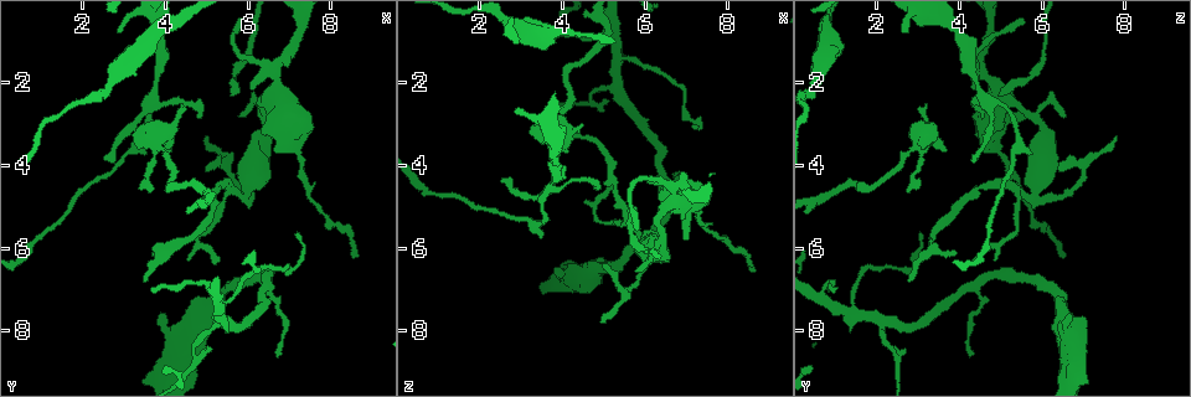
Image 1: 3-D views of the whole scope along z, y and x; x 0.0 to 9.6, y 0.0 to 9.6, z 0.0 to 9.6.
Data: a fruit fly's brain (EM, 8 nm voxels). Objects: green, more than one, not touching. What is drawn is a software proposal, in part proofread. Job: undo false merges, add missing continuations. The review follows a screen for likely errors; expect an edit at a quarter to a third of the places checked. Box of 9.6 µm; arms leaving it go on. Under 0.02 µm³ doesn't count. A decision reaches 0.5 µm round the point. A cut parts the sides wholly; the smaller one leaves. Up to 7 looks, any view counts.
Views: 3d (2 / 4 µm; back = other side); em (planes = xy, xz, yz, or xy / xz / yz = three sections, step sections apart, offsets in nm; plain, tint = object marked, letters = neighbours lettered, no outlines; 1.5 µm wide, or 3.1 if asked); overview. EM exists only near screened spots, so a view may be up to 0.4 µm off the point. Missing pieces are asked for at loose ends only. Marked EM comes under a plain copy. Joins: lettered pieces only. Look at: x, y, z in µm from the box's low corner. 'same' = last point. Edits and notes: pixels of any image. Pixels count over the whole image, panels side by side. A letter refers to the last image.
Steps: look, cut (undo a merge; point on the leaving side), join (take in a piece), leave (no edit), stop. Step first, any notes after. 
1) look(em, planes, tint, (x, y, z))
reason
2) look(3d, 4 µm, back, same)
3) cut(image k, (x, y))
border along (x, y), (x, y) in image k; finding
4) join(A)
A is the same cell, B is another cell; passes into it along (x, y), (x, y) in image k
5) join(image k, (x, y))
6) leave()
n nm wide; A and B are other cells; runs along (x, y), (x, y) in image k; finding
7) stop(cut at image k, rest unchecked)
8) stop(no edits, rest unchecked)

look(3d, 2 µm, (3.70, 6.95, 1.05))
thin end

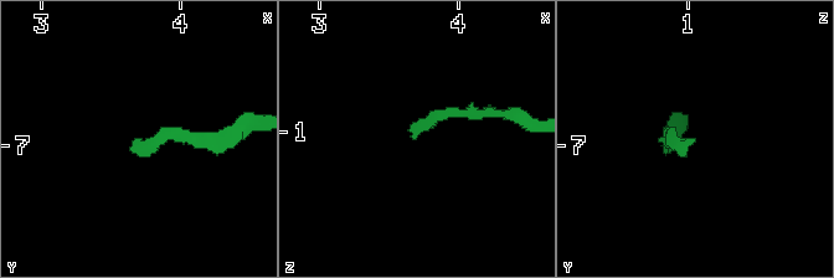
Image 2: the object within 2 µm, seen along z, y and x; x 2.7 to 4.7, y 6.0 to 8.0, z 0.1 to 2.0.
look(em, planes, letters, (3.68, 6.94, 1.04))

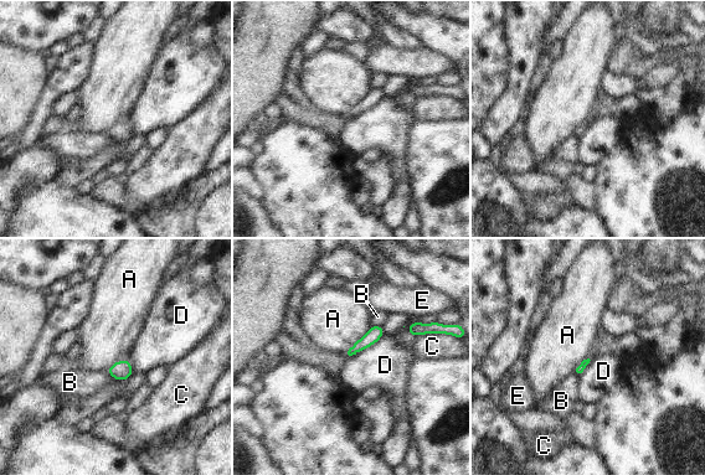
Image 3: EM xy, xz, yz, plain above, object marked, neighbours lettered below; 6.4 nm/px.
leave()
A, B, C, D and E are other cells; border along (371, 326), (346, 354) in image 3; none of them fits

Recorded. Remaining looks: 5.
look(3d, 2 µm, (3.70, 4.60, 2.75))

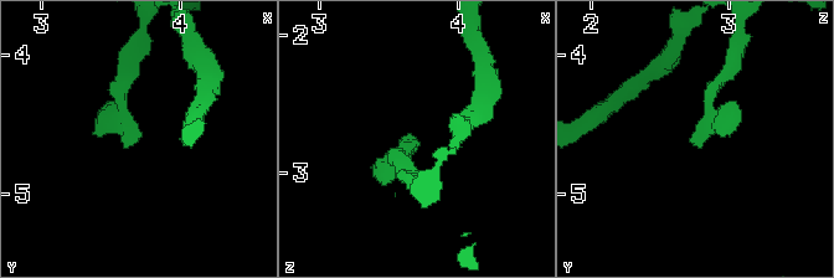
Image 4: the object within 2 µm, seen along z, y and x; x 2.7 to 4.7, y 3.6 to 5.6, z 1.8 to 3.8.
look(em, planes, letters, (3.68, 4.64, 2.72))

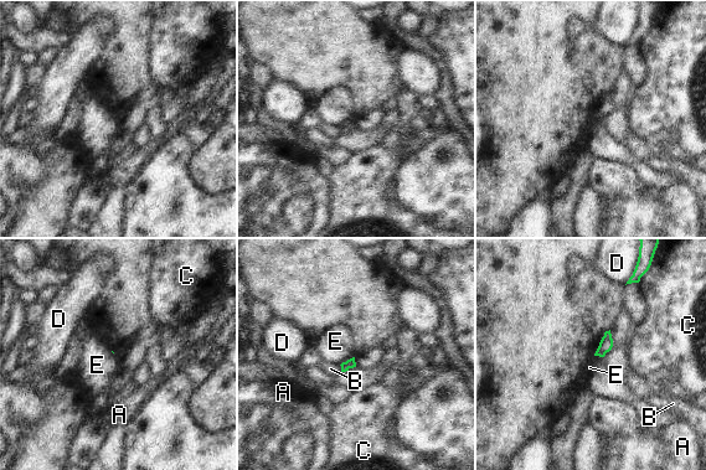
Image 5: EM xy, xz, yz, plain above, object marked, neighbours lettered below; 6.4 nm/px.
leave()
A, B, C, D and E are other cells; border along (354, 356), (340, 365) in image 5; none of them fits

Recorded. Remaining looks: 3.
look(em, xy, step 8, tint, (4.90, 2.85, 4.60))
tapers out

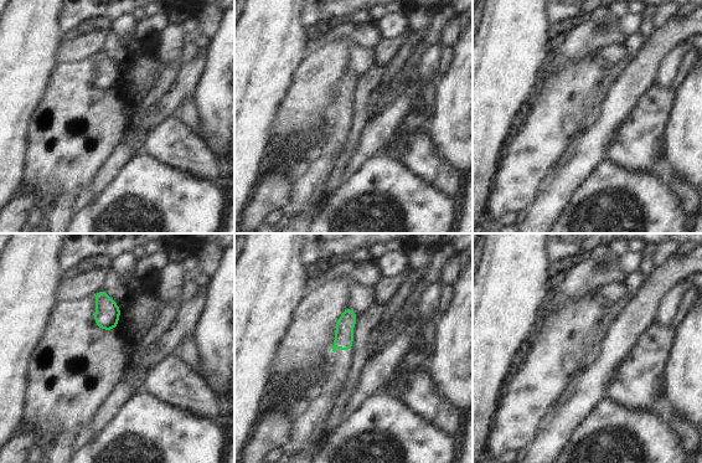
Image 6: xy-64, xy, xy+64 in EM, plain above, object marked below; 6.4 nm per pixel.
look(em, planes, letters, same)

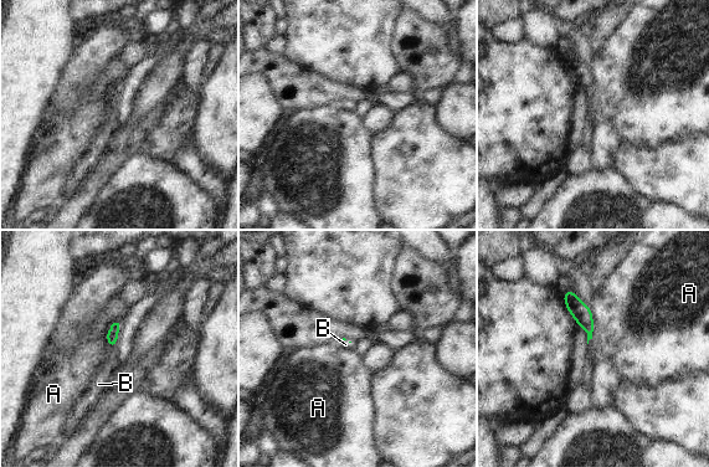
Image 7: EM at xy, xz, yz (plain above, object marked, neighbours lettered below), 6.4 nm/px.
join(B)
A touches over 170 nm; B is the same cell, A is another cell; passes into it along (112, 334), (112, 348), (98, 384) in image 7; the cell continues

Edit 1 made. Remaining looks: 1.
stop(join at image 7, rest unchecked)

